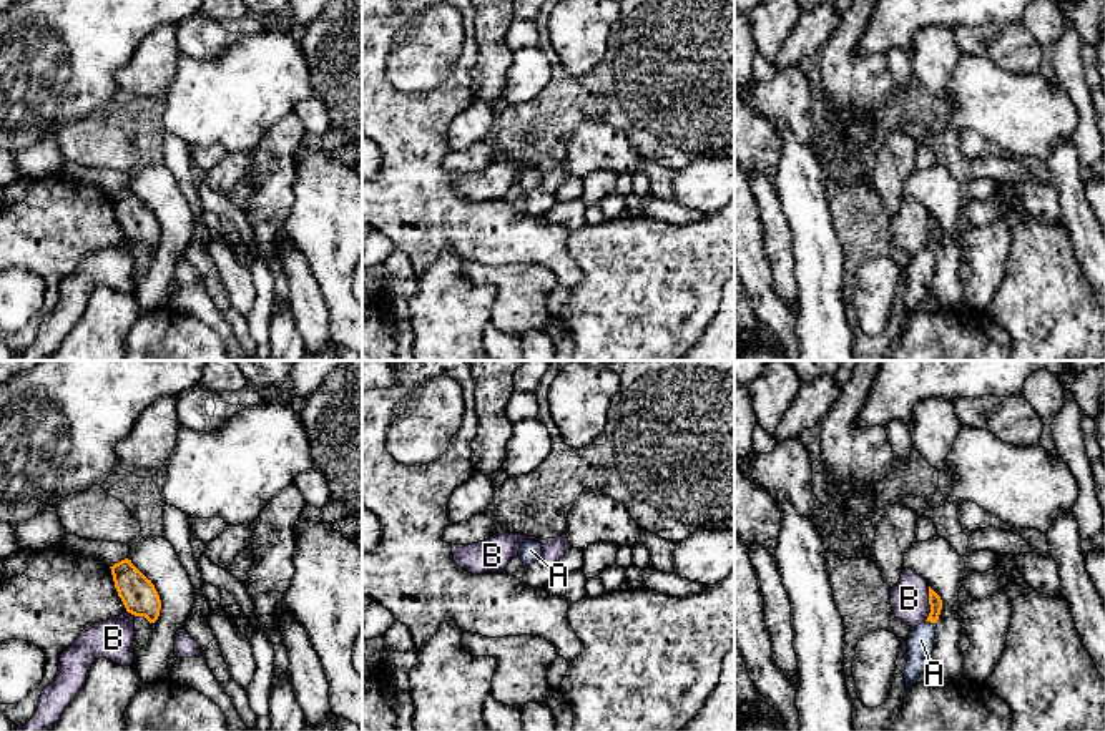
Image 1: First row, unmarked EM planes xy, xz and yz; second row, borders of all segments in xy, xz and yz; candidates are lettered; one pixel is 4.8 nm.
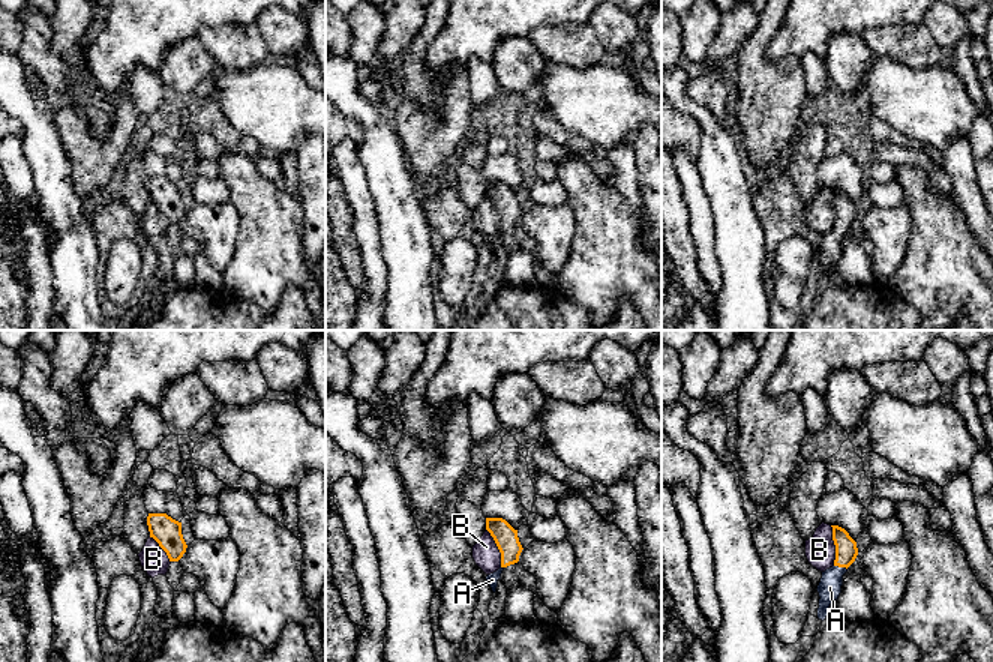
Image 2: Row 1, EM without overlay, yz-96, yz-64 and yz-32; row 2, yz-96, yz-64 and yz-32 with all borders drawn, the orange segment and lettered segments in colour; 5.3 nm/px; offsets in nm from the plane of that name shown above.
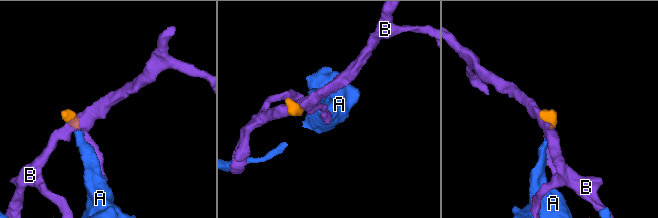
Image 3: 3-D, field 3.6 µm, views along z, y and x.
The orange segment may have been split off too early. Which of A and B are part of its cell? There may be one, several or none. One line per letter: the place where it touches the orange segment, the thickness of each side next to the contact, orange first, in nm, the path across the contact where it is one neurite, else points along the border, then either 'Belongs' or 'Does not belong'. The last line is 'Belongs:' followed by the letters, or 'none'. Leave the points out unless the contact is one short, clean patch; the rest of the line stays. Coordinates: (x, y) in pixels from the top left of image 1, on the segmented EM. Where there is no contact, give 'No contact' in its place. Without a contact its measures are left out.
A: Touches orange at yz (931, 622). Thickness 60 nm (orange) against 130 nm. Path across: yz (934, 600), (931, 622), (921, 640). Belongs
B: Touches orange at yz (929, 603). Thickness 60 nm (orange) against 190 nm. Boundary: yz (929, 587), (929, 615), (924, 620). Does not belong
Belongs: A

